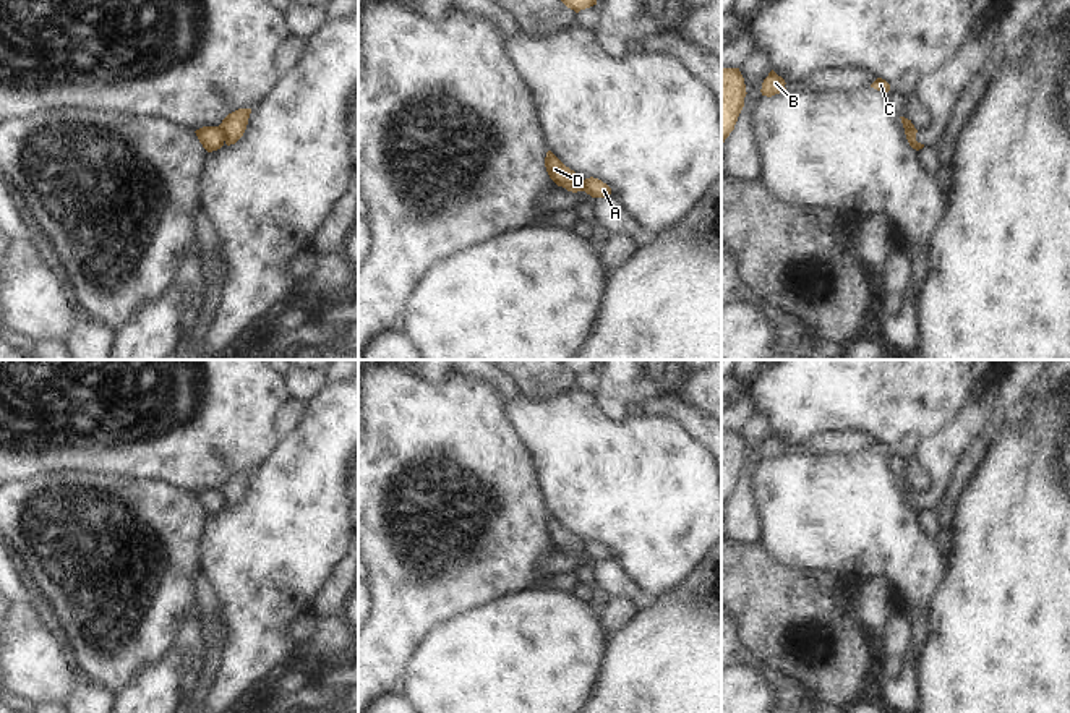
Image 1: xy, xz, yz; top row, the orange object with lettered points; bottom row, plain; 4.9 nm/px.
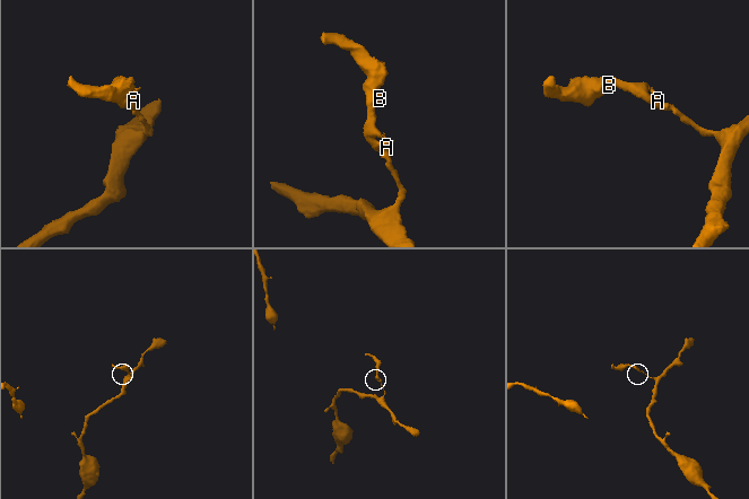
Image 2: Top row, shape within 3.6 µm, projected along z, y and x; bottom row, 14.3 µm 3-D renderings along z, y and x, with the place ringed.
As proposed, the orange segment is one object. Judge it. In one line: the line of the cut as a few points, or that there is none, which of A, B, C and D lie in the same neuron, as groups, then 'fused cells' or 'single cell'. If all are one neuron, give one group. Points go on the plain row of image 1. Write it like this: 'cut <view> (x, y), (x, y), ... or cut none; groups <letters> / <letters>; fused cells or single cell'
cut xy (219, 488), (224, 503); groups A / B C D; fused cells

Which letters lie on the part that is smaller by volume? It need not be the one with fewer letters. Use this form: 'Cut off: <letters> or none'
Cut off: B, C, D

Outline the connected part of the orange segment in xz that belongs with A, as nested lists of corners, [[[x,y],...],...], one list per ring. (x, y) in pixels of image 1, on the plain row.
[[[593,540],[584,543],[584,551],[585,556],[590,557],[592,561],[605,561],[611,557],[611,551],[601,543]]]

